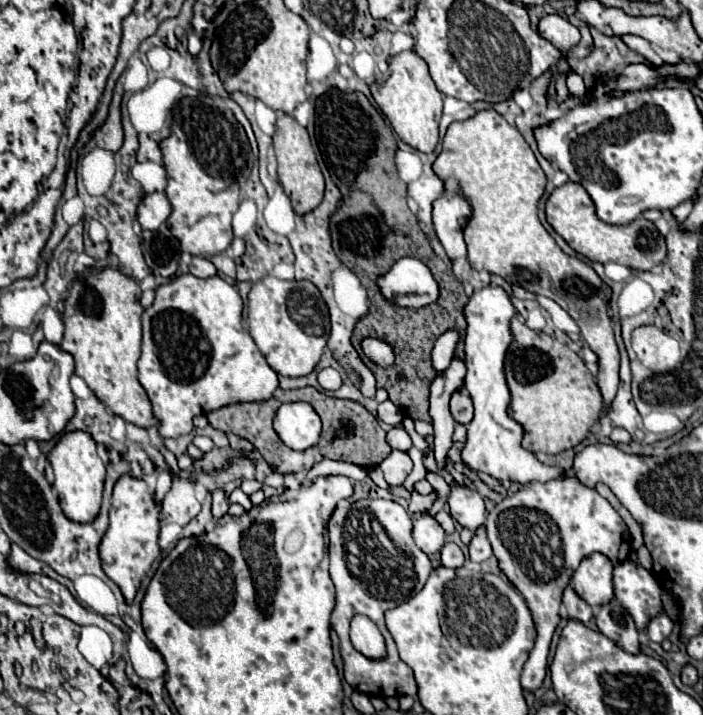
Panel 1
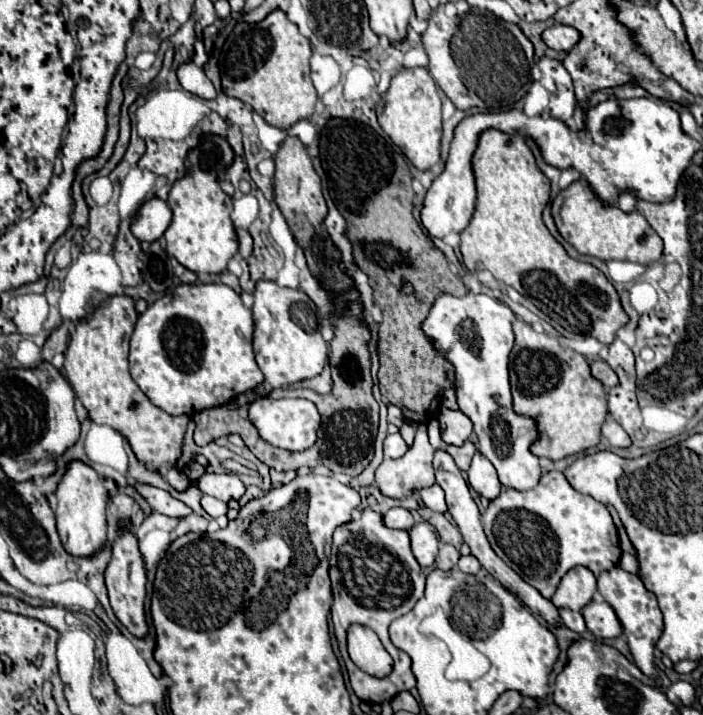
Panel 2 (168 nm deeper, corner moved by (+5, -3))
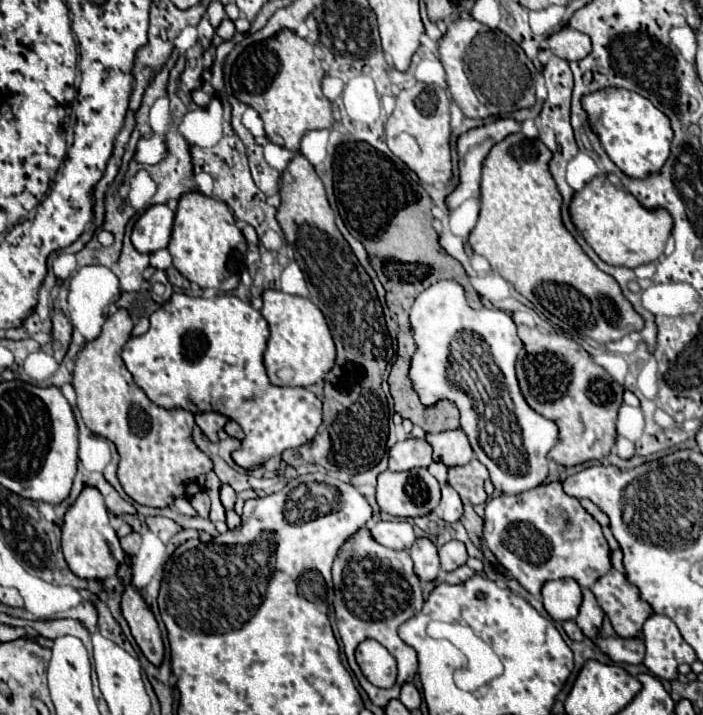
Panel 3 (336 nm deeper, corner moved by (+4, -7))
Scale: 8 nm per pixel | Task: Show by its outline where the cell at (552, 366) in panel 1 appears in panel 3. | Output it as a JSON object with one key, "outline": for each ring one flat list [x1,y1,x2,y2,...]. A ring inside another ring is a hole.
{"outline":[[520,325,518,337,524,343,516,361,522,395,534,411,556,421,560,429,560,439,548,457,564,467,608,457,616,443,616,417,626,387,618,385,576,341,564,335]]}

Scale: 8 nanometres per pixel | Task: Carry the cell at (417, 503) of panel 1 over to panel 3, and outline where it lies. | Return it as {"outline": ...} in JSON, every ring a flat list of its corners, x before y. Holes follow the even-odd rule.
{"outline":[[380,521,370,529,374,541,390,549,410,549,416,535,408,521]]}

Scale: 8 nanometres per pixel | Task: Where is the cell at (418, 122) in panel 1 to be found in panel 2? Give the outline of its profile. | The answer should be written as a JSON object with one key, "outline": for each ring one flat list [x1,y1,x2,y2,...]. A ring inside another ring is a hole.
{"outline":[[425,67,401,69,391,87,395,91,387,91,387,103,377,105,377,119,383,131,391,137,391,141,401,147,407,159,417,169,431,169,439,161,439,141,441,141,441,101,437,93,437,85]]}

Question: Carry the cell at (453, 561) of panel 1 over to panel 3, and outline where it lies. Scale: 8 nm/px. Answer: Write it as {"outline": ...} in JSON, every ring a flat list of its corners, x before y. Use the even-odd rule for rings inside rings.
{"outline":[[448,541,446,545,438,547,438,555,440,555,442,571,454,571,456,567,464,565,468,559,466,547,462,541]]}

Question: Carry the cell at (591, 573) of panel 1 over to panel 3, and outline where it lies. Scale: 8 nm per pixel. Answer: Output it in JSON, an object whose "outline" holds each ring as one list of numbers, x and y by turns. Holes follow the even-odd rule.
{"outline":[[572,579,546,581,542,587,542,603,554,621,576,619,582,601,580,585]]}

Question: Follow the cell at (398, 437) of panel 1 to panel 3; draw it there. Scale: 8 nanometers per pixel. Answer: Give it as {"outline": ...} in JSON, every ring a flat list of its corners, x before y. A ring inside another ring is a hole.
{"outline":[[406,437,390,449,388,457,390,457,390,471,428,467,432,463,432,447,424,439]]}

